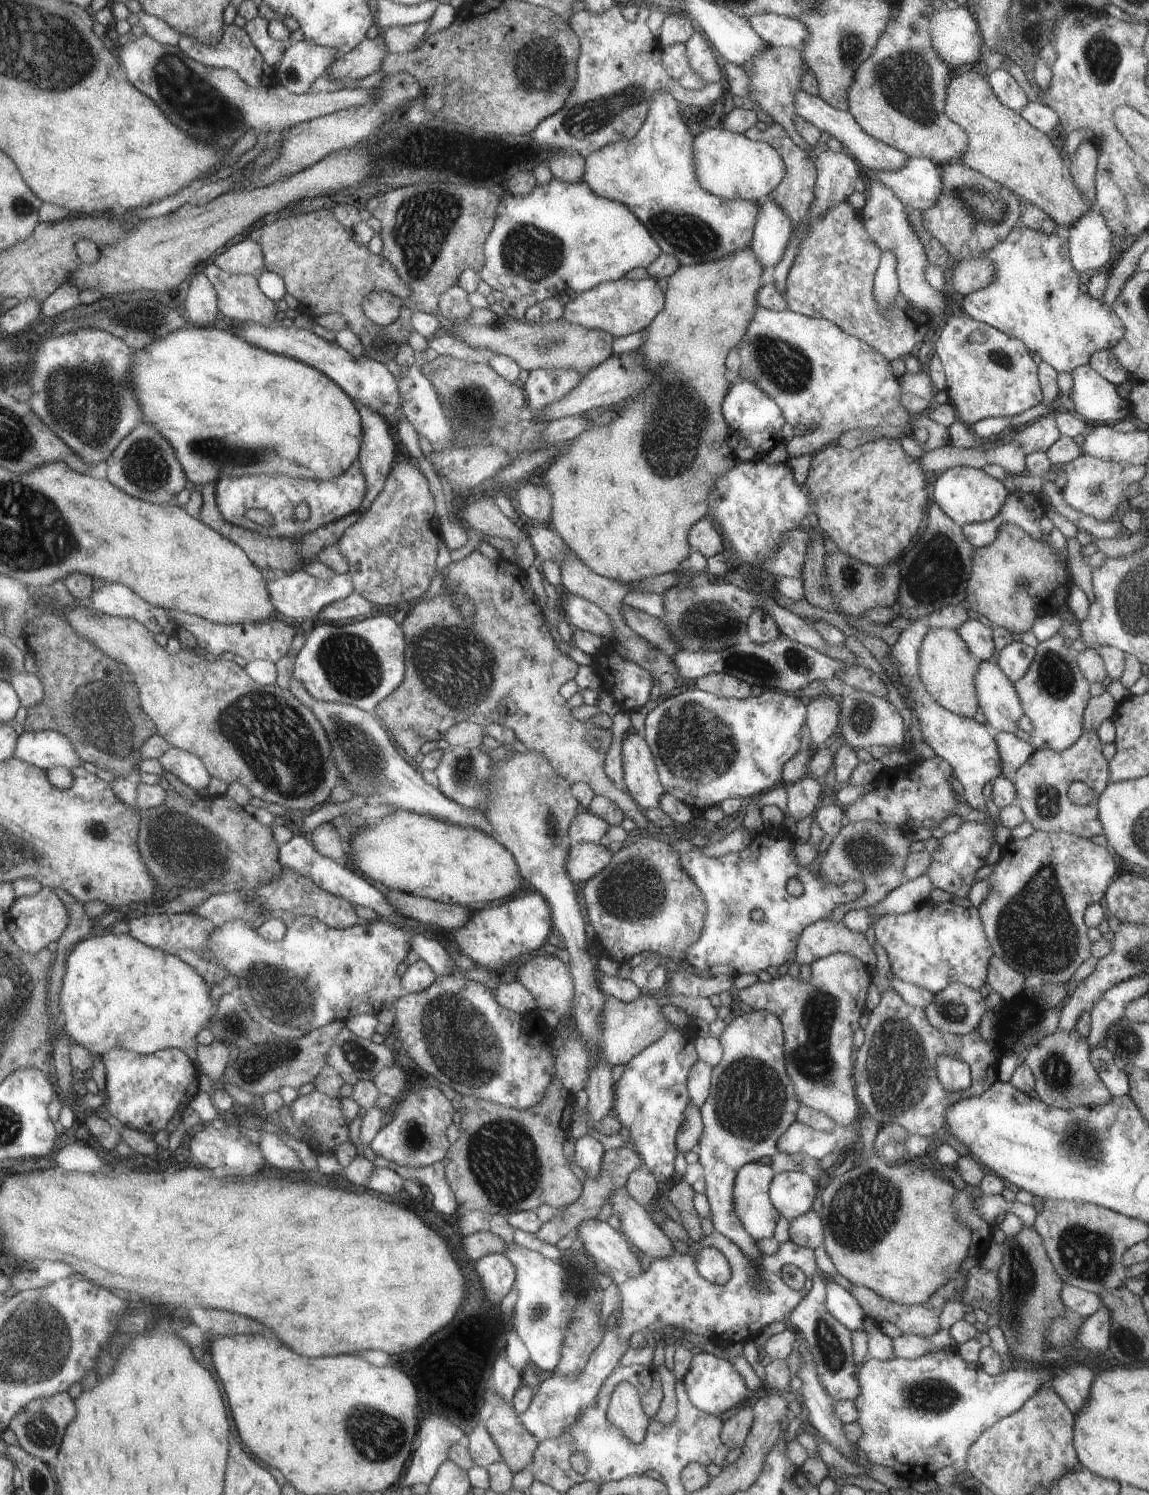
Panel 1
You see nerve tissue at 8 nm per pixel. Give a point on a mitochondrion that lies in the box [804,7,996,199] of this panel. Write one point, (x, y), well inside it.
(905, 80)

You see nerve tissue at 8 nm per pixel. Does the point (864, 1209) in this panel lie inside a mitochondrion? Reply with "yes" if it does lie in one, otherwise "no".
yes

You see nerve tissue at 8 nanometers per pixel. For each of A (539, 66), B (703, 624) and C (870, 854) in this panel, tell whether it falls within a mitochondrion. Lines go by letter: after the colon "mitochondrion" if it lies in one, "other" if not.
A: mitochondrion
B: mitochondrion
C: mitochondrion

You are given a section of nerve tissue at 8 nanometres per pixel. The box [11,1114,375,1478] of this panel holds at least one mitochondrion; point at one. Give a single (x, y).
(41, 1430)

